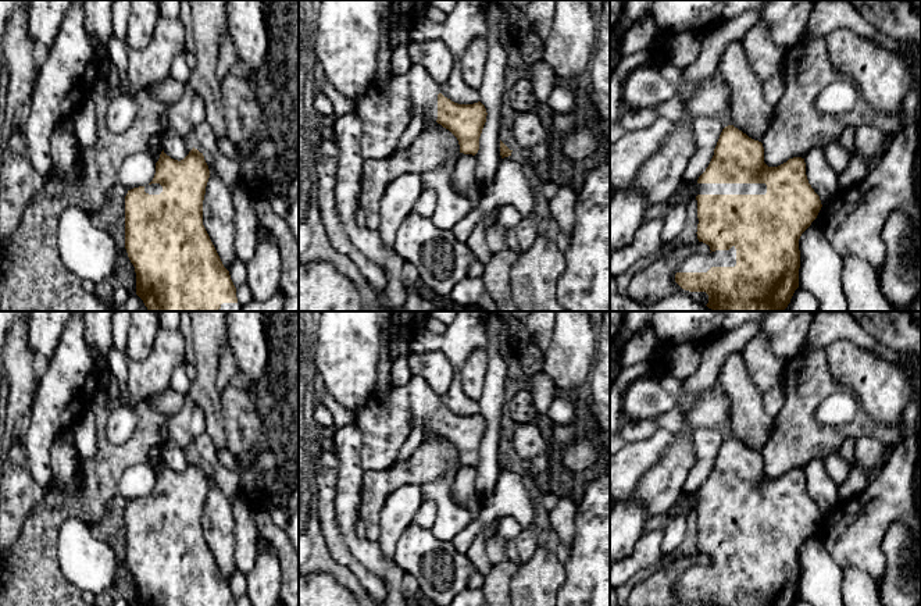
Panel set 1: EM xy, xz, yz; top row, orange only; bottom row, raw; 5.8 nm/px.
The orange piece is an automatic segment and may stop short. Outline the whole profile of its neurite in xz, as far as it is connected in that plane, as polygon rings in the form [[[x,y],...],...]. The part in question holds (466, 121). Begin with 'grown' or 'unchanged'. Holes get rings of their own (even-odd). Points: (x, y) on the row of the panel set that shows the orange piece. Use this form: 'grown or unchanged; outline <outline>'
grown; outline [[[383,63],[354,111],[361,120],[364,160],[392,156],[415,114],[449,129],[458,140],[460,153],[475,156],[488,115],[481,101],[458,104],[445,97],[421,64],[413,64],[406,74],[389,75]]]

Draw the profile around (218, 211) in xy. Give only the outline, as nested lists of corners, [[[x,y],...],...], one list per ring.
[[[215,171],[210,175],[203,200],[203,225],[228,270],[236,259],[235,206],[231,189]]]

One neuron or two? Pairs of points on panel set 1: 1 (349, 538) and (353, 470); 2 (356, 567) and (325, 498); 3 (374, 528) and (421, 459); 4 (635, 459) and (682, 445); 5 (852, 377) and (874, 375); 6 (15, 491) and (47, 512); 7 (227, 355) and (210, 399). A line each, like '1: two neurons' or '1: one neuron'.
1: one neuron
2: one neuron
3: one neuron
4: two neurons
5: one neuron
6: two neurons
7: two neurons

